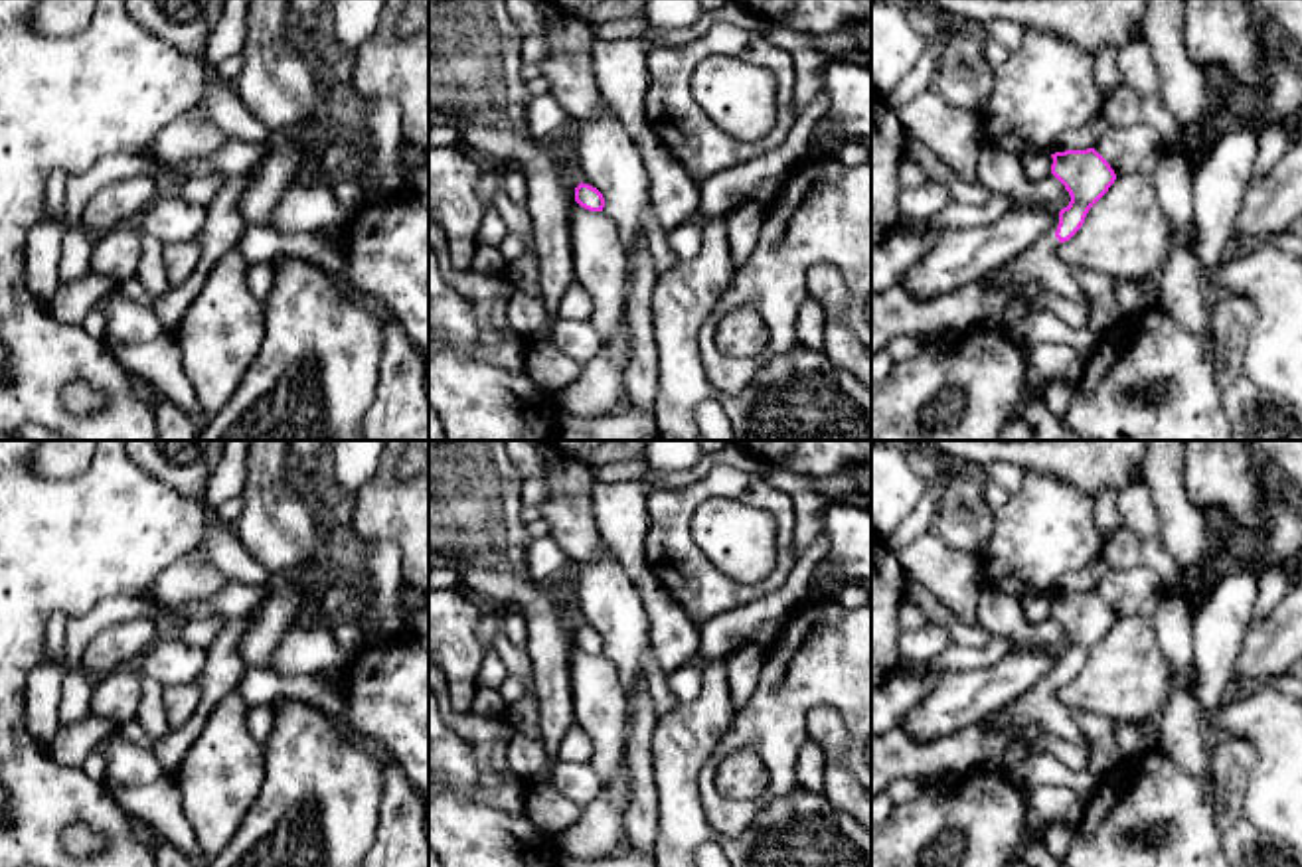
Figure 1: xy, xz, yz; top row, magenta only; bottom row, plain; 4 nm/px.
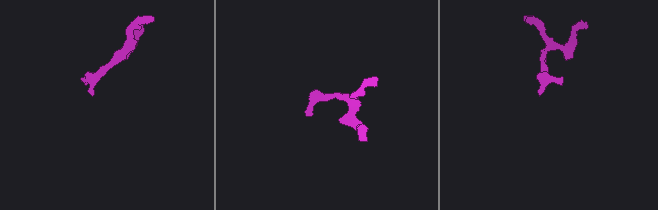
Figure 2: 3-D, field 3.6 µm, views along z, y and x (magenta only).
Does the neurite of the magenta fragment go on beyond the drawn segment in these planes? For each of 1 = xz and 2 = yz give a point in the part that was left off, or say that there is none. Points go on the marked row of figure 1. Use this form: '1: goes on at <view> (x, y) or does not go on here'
1: does not go on here
2: goes on at yz (1040, 265)

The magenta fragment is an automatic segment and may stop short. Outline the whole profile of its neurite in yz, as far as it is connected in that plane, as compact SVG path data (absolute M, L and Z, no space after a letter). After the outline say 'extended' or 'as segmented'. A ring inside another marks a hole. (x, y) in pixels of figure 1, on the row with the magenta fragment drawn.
M1095 148L1055 152L1051 158L1051 174L1071 196L1069 205L1059 211L1057 231L982 278L1002 286L1033 282L1039 294L1053 292L1087 306L1087 296L1057 257L1057 249L1081 229L1089 209L1108 192L1116 174Z; extended

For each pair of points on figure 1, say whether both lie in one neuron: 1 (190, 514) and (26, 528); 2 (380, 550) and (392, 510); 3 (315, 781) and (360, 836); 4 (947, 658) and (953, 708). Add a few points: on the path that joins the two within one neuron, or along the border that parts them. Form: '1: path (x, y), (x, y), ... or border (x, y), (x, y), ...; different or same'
1: path (149, 526), (68, 528); same
2: border (352, 534), (394, 542), (402, 555), (404, 581); different
3: path (321, 794), (346, 822); same
4: border (994, 662), (941, 676); different

